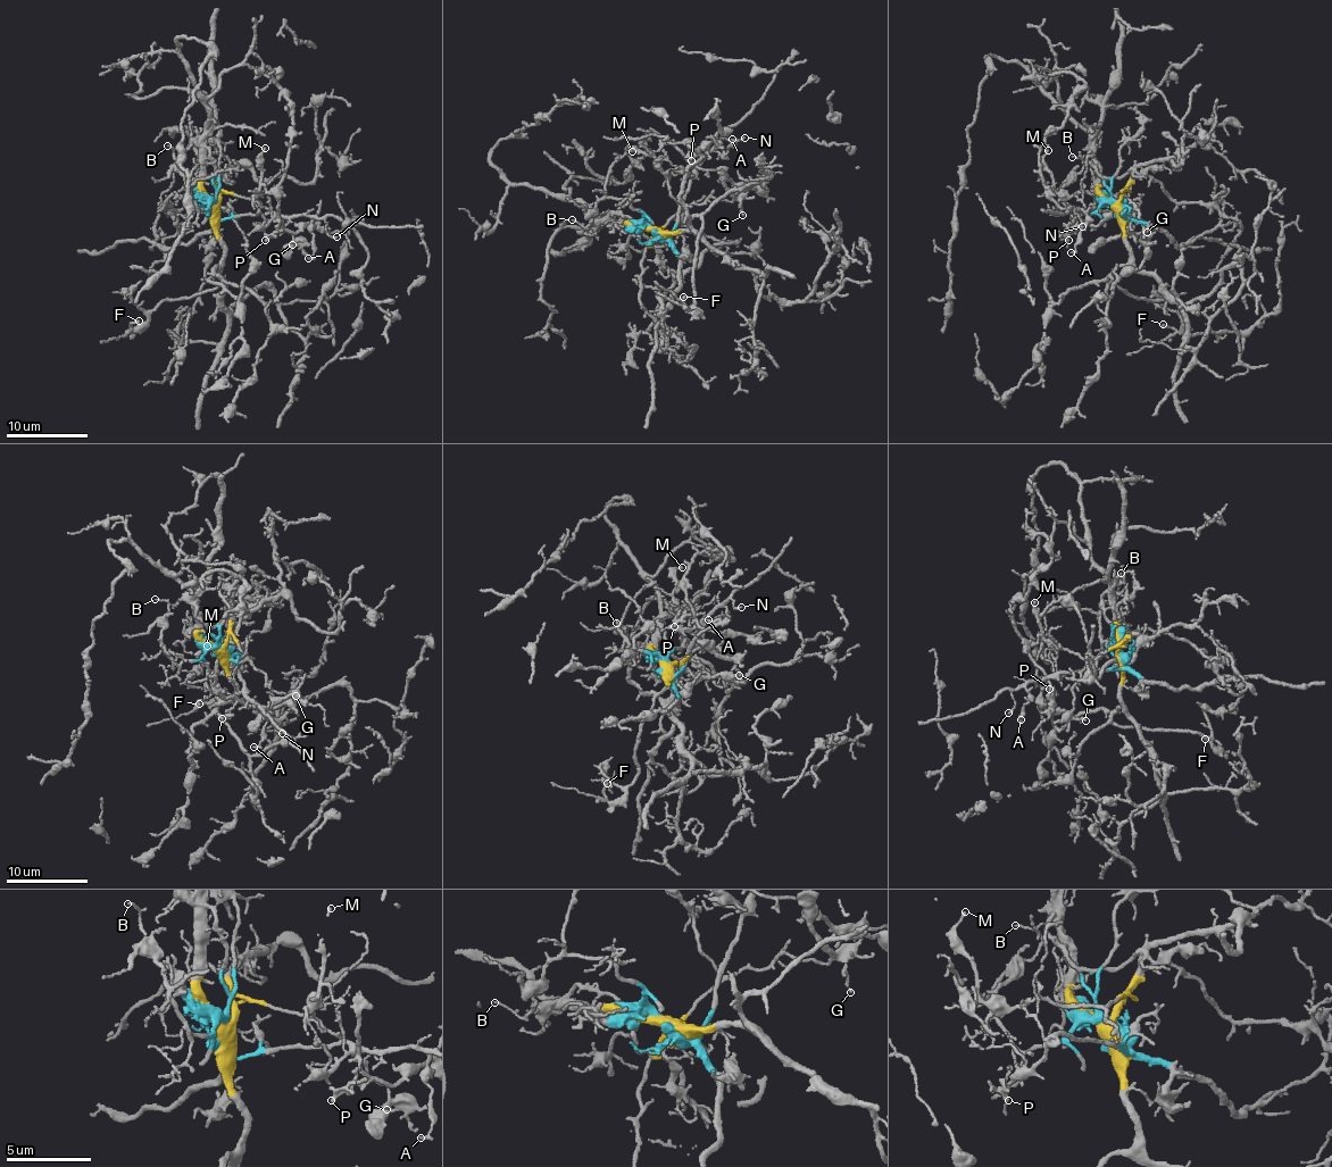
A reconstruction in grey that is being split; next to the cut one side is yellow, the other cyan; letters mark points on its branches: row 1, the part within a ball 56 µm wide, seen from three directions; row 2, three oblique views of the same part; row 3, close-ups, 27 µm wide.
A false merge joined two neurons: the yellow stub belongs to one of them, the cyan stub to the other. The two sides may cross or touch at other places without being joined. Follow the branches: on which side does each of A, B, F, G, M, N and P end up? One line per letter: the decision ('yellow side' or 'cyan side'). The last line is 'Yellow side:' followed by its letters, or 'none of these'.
A: cyan side
B: cyan side
F: yellow side
G: yellow side
M: yellow side
N: cyan side
P: yellow side
Yellow side: F, G, M, P

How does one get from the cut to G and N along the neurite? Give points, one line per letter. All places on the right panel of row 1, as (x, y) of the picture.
G: (1117, 207), (1123, 189), (1117, 196), (1117, 215), (1130, 223), (1130, 228), (1135, 233), (1148, 231)
N: (1117, 207), (1125, 217), (1076, 208), (1082, 226)

